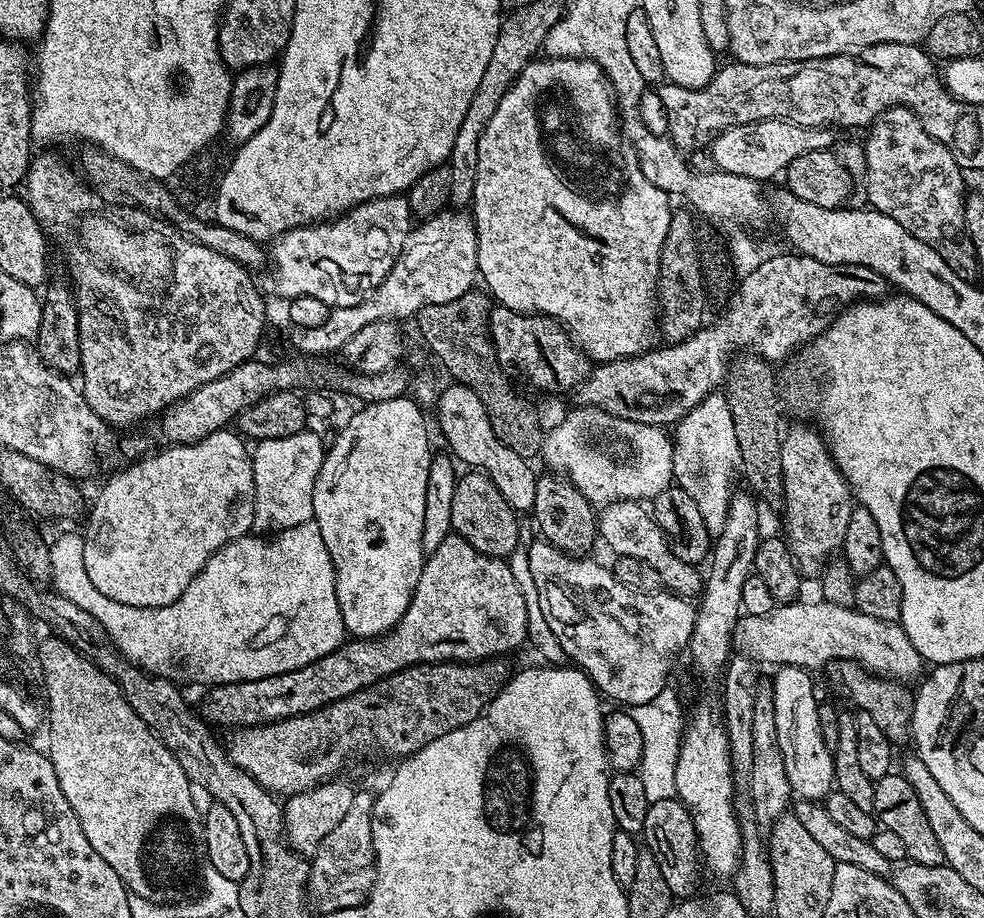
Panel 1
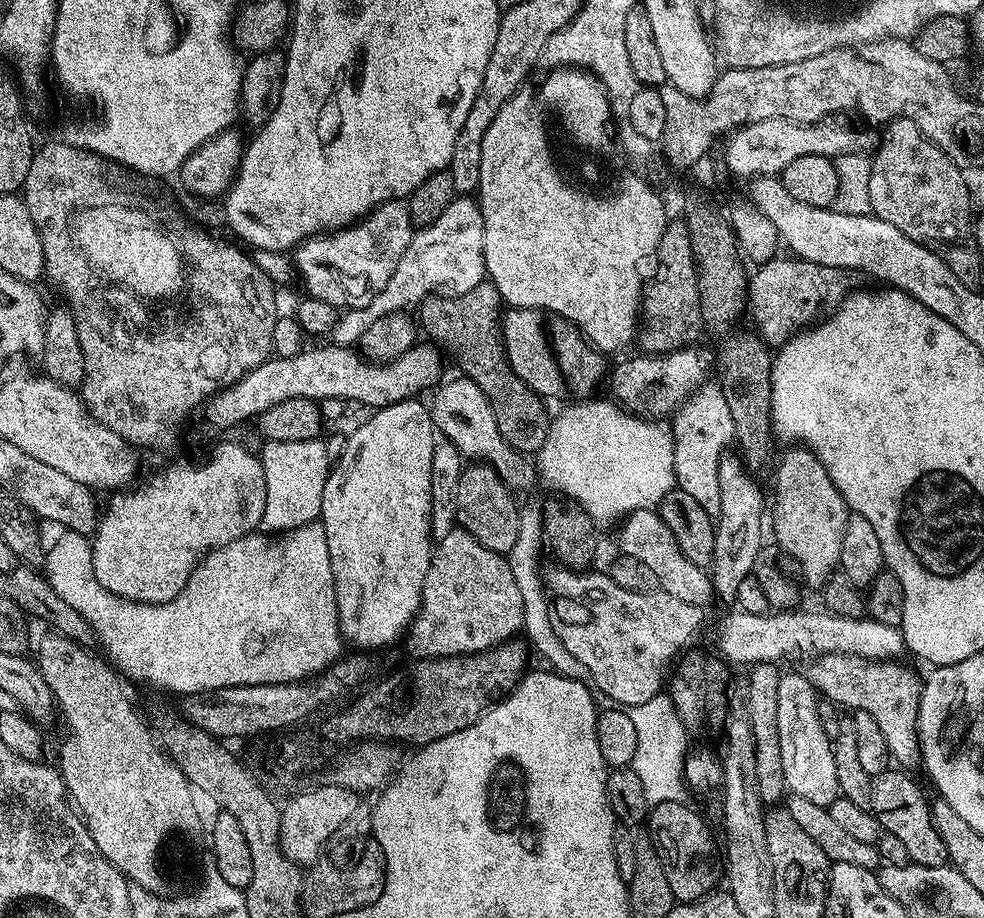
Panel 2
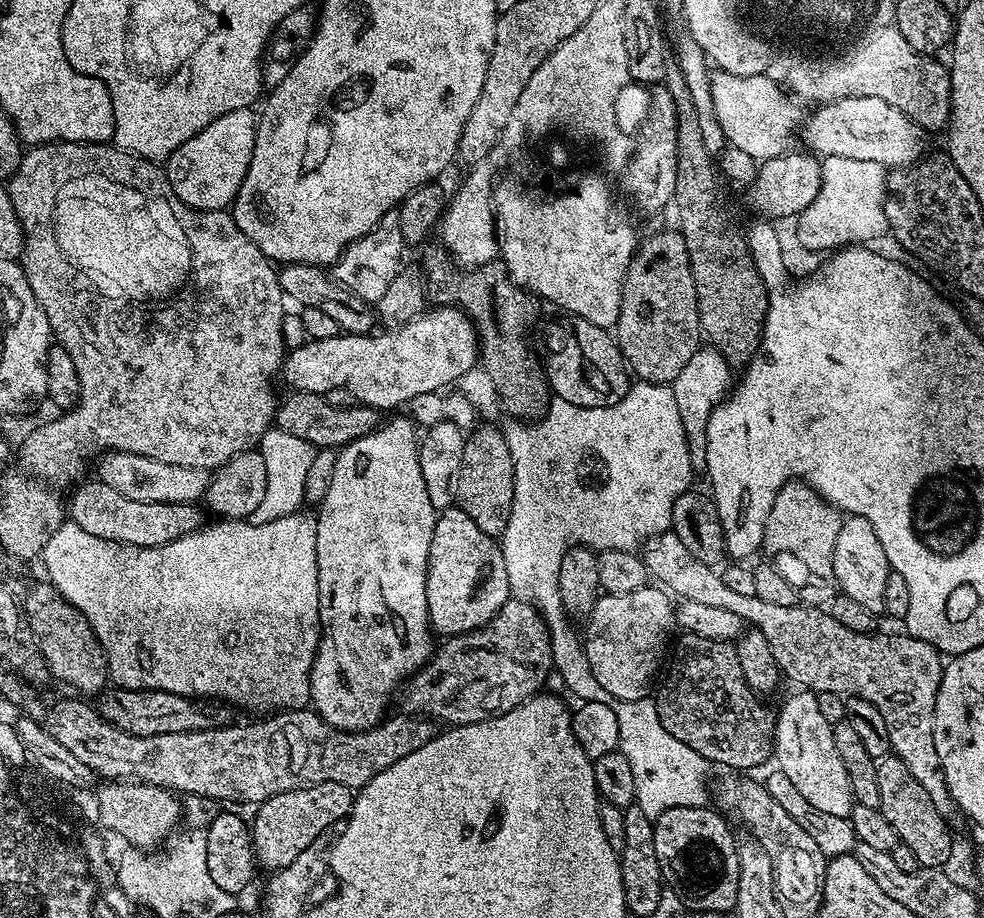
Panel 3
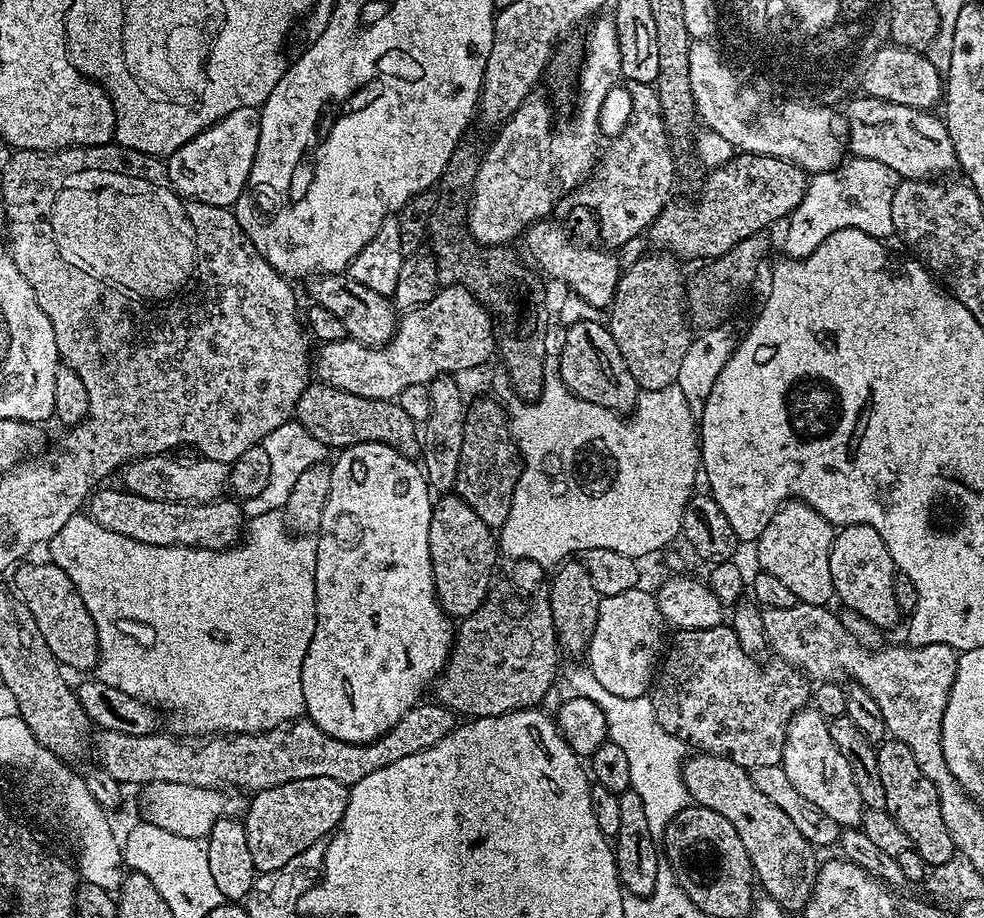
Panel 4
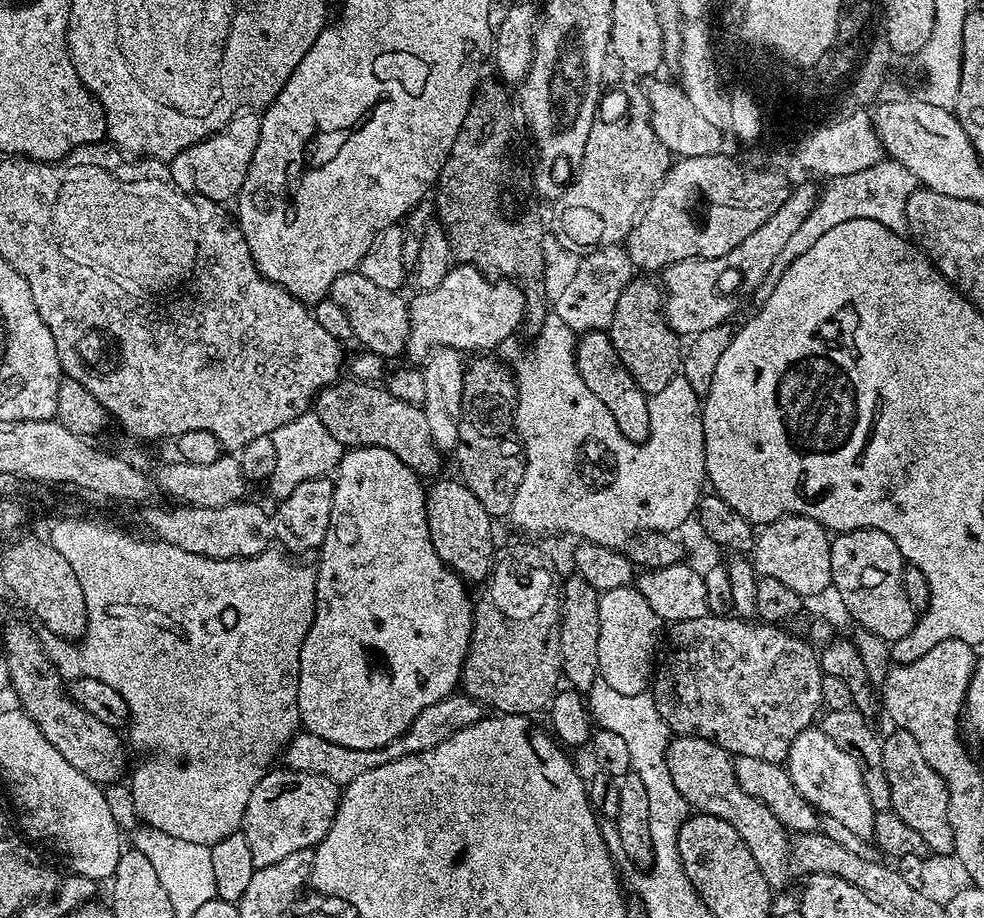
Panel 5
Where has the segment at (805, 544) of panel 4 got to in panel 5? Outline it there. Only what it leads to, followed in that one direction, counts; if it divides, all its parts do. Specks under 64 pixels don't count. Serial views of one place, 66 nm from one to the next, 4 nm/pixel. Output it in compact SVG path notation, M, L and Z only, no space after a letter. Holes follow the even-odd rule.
M786 514L759 529L750 559L757 577L775 578L803 598L832 586L831 549L832 540L827 528L805 516Z

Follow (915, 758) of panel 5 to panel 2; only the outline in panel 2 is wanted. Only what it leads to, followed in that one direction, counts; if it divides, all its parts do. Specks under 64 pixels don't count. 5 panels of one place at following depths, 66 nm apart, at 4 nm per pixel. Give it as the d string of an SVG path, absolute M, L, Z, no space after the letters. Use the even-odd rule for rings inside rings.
M889 770L874 777L870 811L876 816L887 835L899 838L904 843L913 864L945 867L950 860L948 847L932 820L929 797L924 797L923 790L916 785L916 780L912 776L915 775L904 770Z

